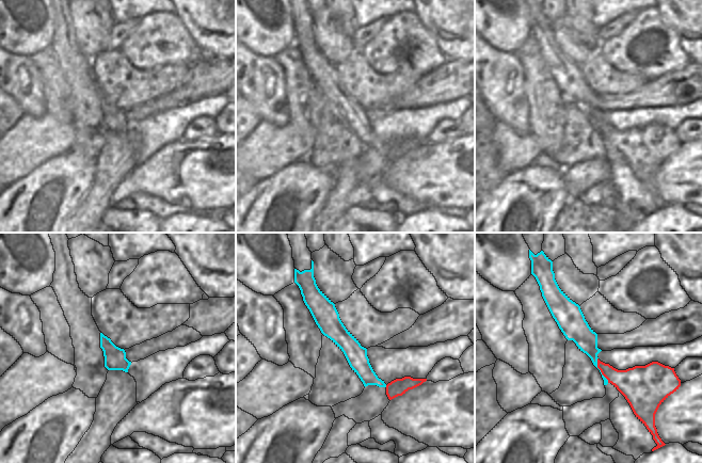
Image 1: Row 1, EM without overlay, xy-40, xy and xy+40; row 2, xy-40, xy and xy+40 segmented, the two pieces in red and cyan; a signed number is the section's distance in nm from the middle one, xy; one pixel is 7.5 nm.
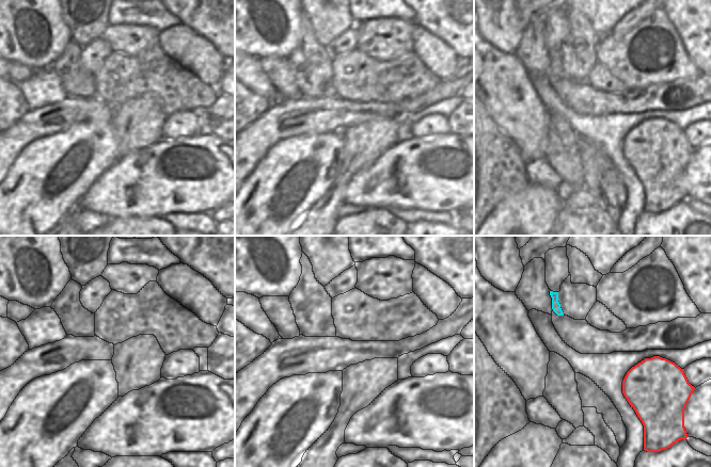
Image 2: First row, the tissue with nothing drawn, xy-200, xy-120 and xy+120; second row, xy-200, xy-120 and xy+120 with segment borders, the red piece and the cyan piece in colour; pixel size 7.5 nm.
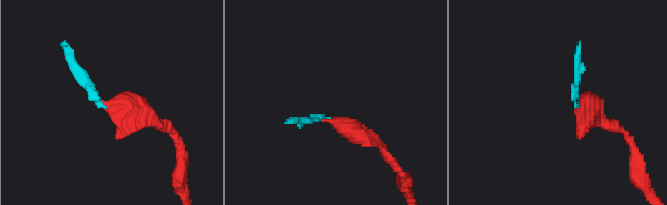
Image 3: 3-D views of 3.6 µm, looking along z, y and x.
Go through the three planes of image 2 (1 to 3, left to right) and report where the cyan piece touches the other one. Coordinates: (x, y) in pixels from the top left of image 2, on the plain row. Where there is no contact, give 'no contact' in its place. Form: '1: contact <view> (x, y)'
1: no contact
2: no contact
3: no contact

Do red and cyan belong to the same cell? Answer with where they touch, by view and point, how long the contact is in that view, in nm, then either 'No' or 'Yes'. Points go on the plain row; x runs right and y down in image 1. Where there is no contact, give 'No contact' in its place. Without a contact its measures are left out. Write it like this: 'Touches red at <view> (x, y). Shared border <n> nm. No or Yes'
Touches red at xy+40 (600, 130). Shared border 200 nm. Yes.

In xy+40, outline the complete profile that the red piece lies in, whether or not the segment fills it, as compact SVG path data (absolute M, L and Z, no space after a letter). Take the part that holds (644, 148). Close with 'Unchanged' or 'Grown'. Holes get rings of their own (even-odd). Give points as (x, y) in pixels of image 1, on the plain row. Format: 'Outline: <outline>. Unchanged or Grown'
Outline: M529 11L531 35L536 38L542 58L568 101L573 101L600 131L604 146L611 144L627 161L636 178L647 188L657 205L652 212L665 207L655 188L659 166L681 147L674 129L658 123L618 131L601 123L597 115L597 95L589 87L580 67L573 63L558 47L553 22L543 12L535 16Z. Grown.

